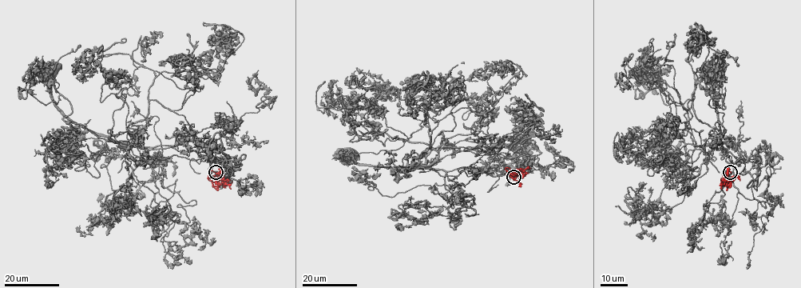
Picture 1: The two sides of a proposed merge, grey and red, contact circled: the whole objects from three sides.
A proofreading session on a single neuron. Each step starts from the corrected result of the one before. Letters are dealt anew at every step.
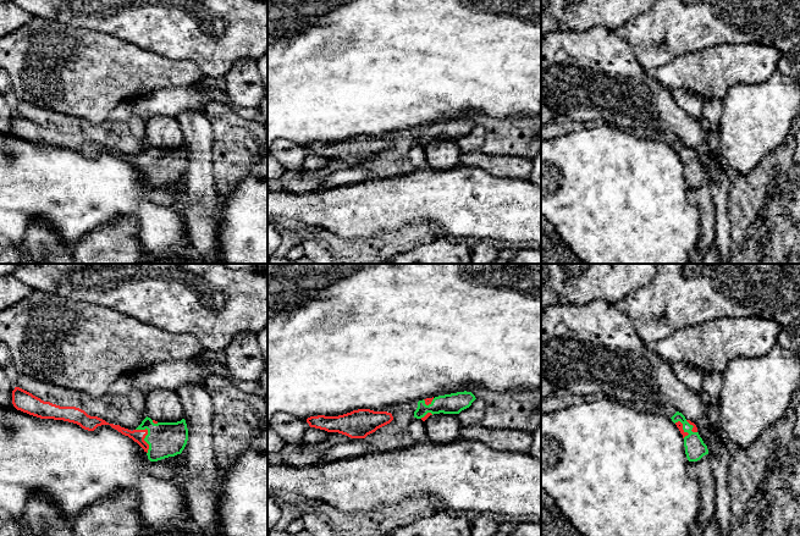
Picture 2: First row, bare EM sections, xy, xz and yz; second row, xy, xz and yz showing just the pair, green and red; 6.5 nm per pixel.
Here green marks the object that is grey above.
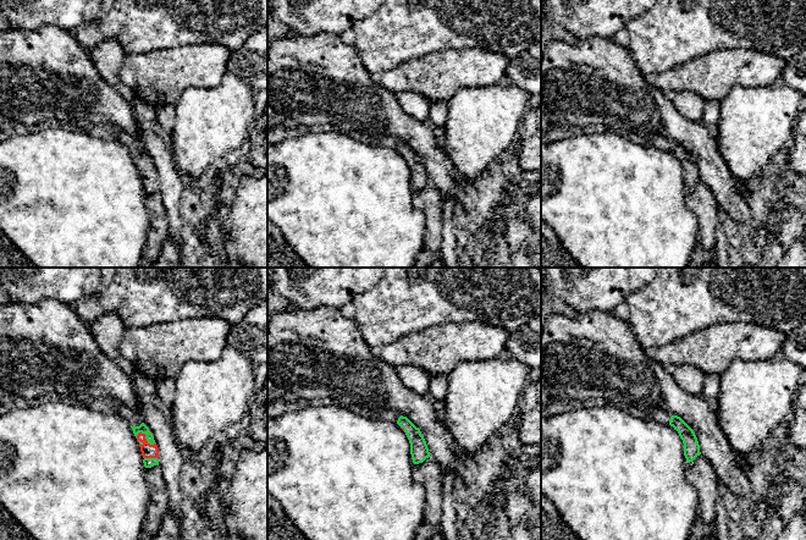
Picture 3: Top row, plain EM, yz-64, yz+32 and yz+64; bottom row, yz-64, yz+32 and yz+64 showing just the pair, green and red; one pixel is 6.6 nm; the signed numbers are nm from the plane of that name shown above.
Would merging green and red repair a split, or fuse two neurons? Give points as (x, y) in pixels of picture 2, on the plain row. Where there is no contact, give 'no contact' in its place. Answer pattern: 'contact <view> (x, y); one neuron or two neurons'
contact xy (145, 162); one neuron

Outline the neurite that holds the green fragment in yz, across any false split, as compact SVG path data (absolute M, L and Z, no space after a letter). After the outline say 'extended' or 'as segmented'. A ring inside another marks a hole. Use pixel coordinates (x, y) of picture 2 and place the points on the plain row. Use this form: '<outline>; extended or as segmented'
M677 138L671 145L683 161L685 181L689 188L697 188L704 182L708 181L707 172L700 164L697 154L694 149L686 147L679 138Z; extended

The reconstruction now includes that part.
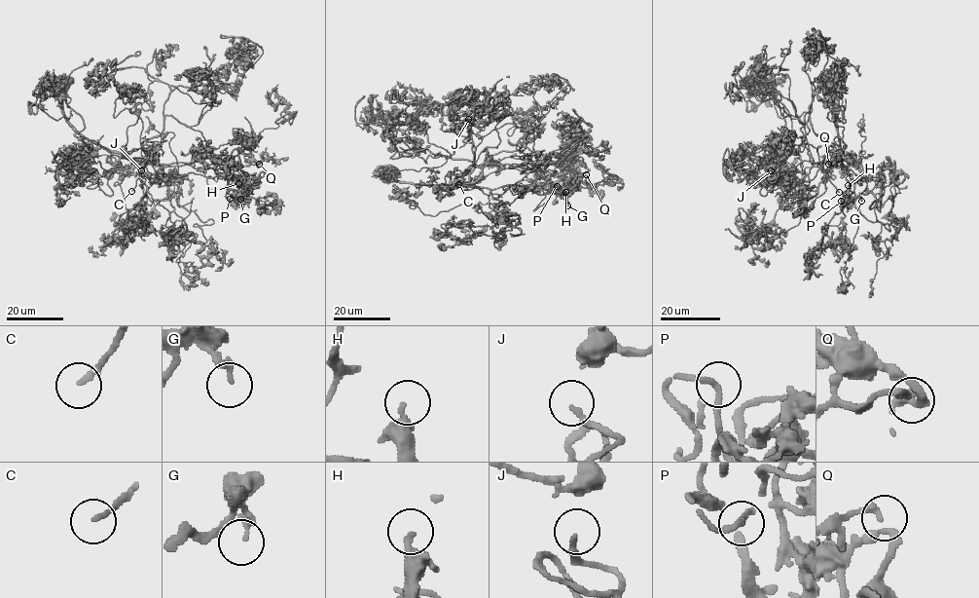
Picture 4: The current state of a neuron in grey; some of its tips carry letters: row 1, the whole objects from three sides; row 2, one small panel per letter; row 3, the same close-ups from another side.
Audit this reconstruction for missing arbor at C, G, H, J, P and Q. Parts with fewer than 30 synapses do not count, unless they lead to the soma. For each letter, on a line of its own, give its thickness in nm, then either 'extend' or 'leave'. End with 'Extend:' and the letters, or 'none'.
C: calibre 180 nm; extend
G: calibre 180 nm; leave
H: calibre 320 nm; leave
J: calibre 140 nm; extend
P: calibre 160 nm; leave
Q: calibre 200 nm; extend
Extend: C, J, Q

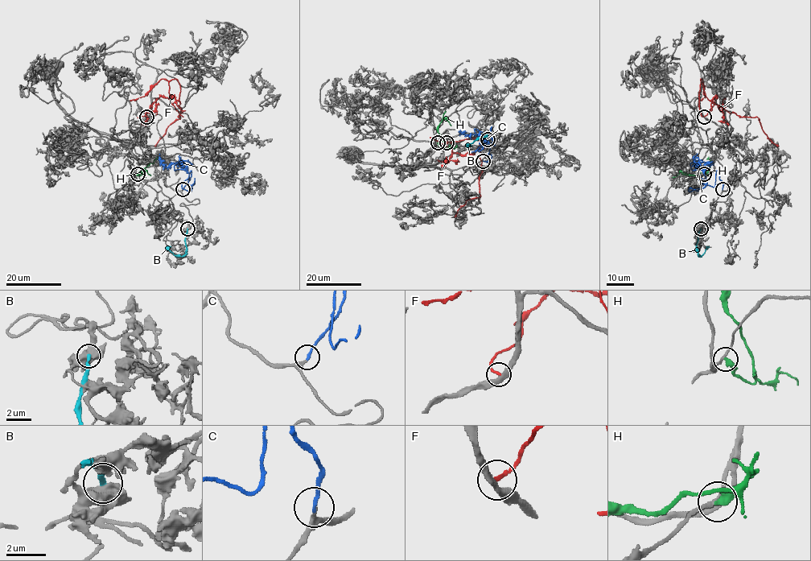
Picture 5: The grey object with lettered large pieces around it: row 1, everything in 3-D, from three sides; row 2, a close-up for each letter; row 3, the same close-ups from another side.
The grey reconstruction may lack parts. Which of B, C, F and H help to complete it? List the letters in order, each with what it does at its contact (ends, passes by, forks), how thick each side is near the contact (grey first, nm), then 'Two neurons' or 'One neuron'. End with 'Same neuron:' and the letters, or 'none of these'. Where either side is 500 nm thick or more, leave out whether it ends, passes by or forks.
B: Thickness 650 nm (grey) against 220 nm. Two neurons
C: It ends there. Thickness 170 nm (grey) against 180 nm. One neuron
F: It ends there. Thickness 320 nm (grey) against 200 nm. Two neurons
H: It ends there. Thickness 180 nm (grey) against 400 nm. Two neurons
Same neuron: C

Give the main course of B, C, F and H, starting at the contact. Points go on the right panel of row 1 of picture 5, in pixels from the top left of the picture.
B: (701, 228), (698, 234), (698, 255), (701, 256), (707, 247)
C: (722, 189), (717, 171), (714, 186), (695, 189), (706, 177), (704, 170), (696, 162), (696, 167), (697, 153)
F: (704, 116), (717, 96), (710, 101), (728, 112), (742, 117), (758, 117), (767, 136), (778, 146)
H: (704, 174), (710, 170), (696, 175), (681, 171), (687, 175)

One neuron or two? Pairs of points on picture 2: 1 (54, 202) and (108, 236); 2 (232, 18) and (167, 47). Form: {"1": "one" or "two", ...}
{"1": "two", "2": "one"}

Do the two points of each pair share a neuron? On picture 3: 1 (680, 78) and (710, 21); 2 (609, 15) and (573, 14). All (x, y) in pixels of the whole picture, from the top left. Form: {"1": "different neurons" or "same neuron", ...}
{"1": "different neurons", "2": "same neuron"}

